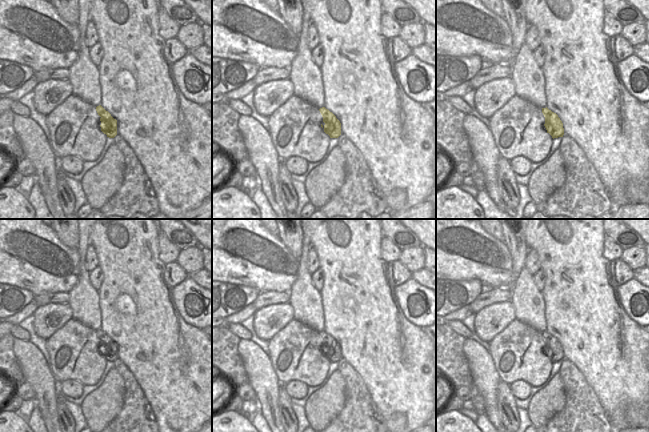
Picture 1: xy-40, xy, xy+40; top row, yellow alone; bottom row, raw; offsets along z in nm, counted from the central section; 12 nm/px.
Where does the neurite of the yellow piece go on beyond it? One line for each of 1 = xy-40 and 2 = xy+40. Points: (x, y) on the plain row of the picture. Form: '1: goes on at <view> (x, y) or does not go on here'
1: does not go on here
2: does not go on here

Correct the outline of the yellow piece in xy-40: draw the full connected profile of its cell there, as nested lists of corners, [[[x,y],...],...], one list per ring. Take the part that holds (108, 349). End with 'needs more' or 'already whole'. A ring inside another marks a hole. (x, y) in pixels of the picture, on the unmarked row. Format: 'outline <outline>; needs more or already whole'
outline [[[101,329],[96,331],[98,339],[101,341],[101,355],[109,362],[114,362],[117,359],[117,344],[106,335]]]; already whole

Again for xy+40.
outline [[[547,331],[542,332],[542,337],[545,341],[544,350],[547,354],[547,357],[549,357],[553,363],[563,361],[564,359],[563,347],[558,341],[558,339],[549,334]]]; already whole

